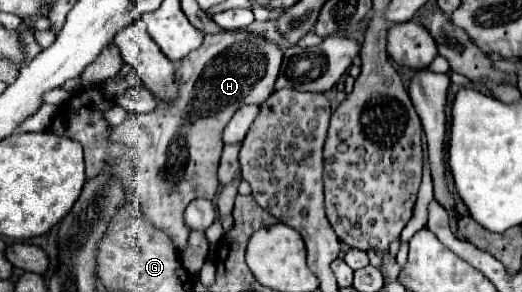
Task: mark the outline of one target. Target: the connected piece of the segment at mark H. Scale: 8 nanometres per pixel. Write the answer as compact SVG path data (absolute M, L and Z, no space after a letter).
M246 29L206 35L204 43L194 49L194 53L188 53L178 69L178 73L182 73L178 105L160 101L156 111L130 115L122 125L110 129L110 141L132 145L140 157L140 173L136 175L134 191L140 199L142 215L150 225L172 239L180 255L190 235L190 227L184 221L186 205L192 199L212 199L216 195L216 171L224 149L224 127L242 105L262 105L272 95L282 53L280 45Z

